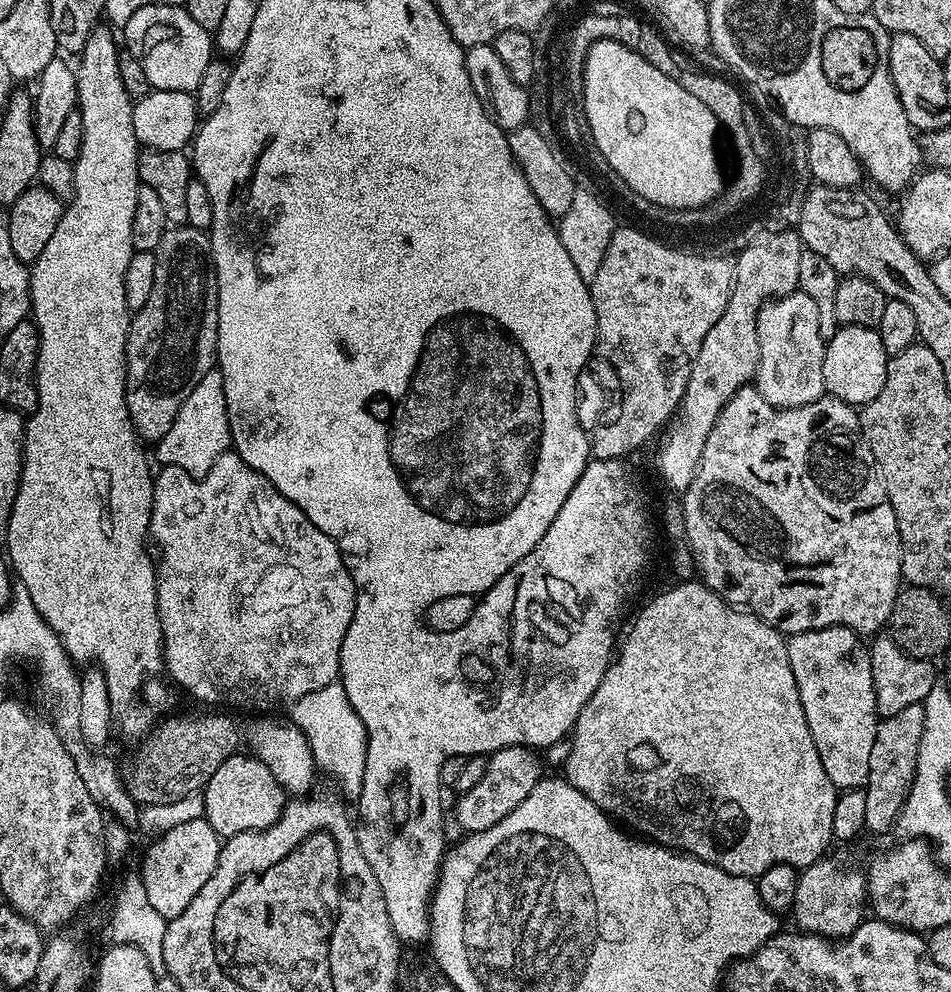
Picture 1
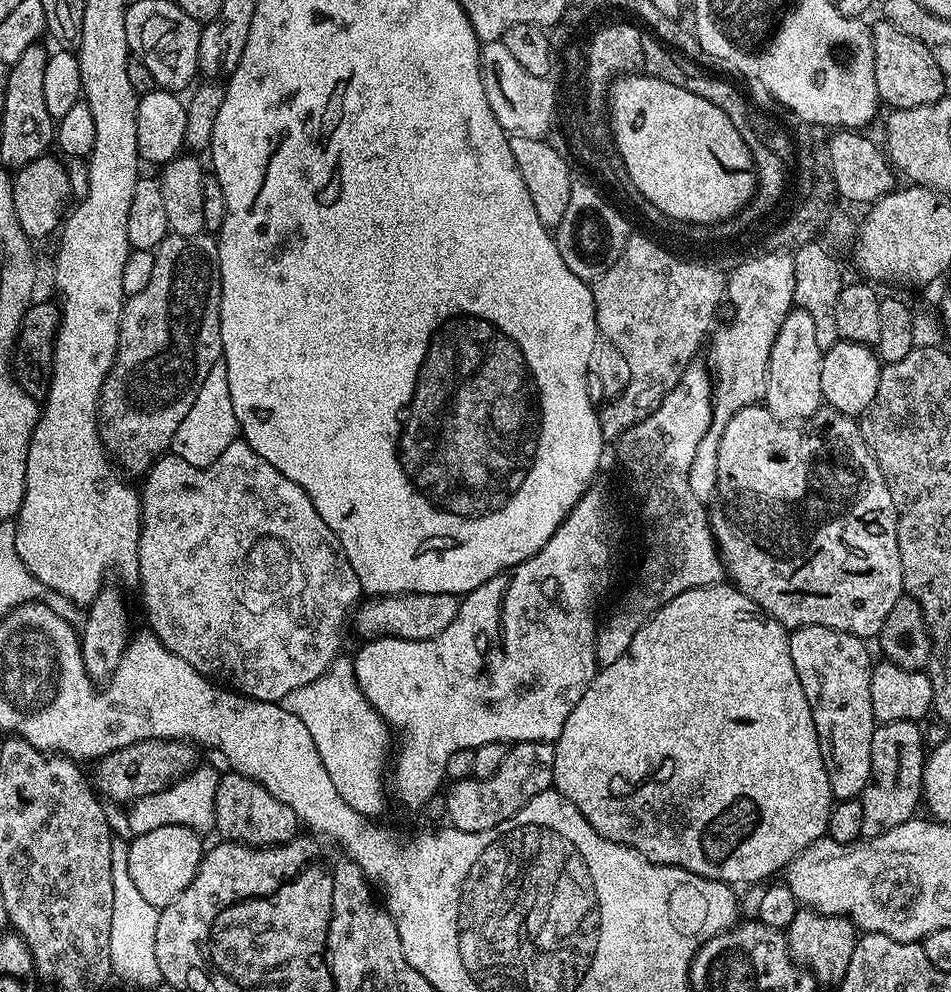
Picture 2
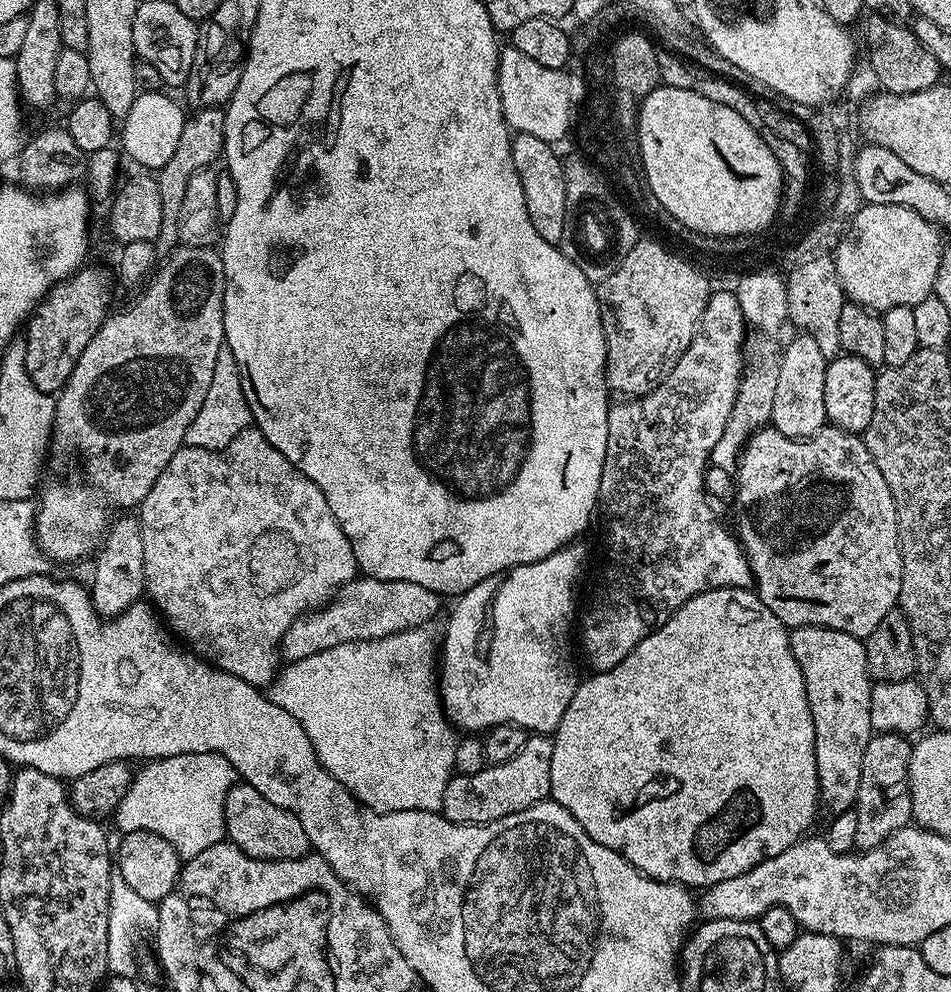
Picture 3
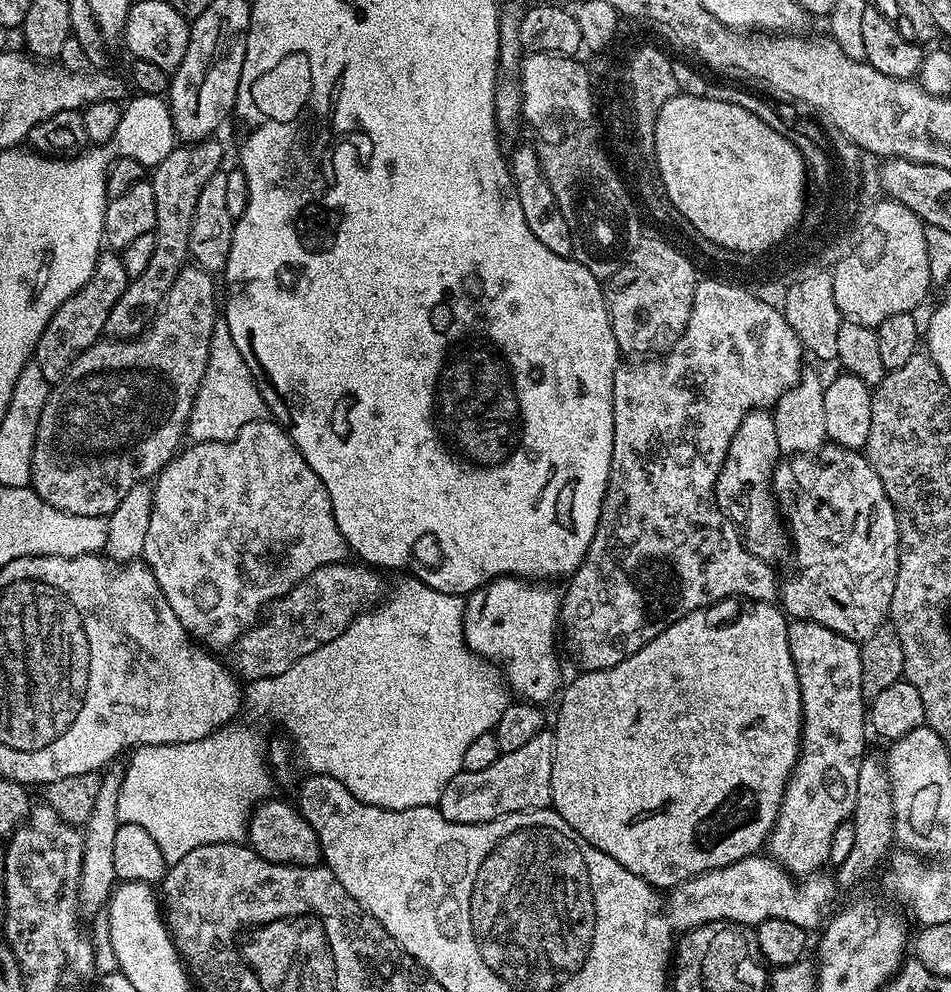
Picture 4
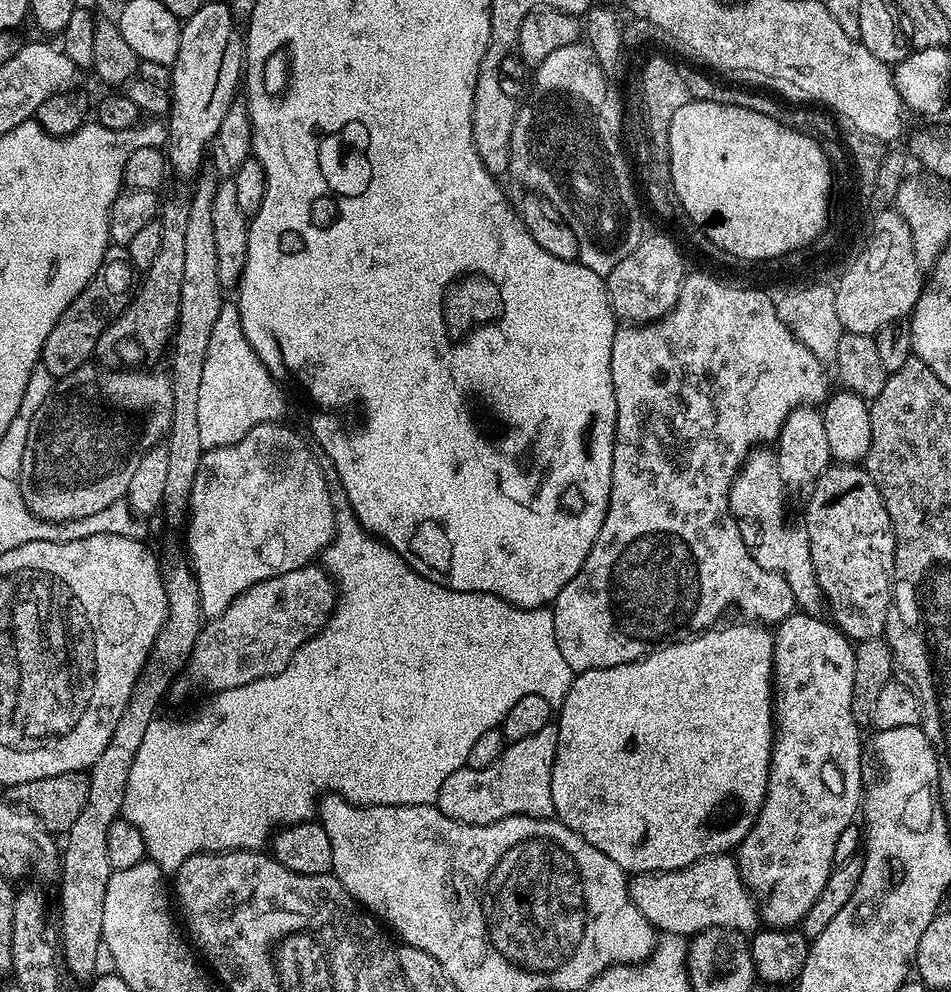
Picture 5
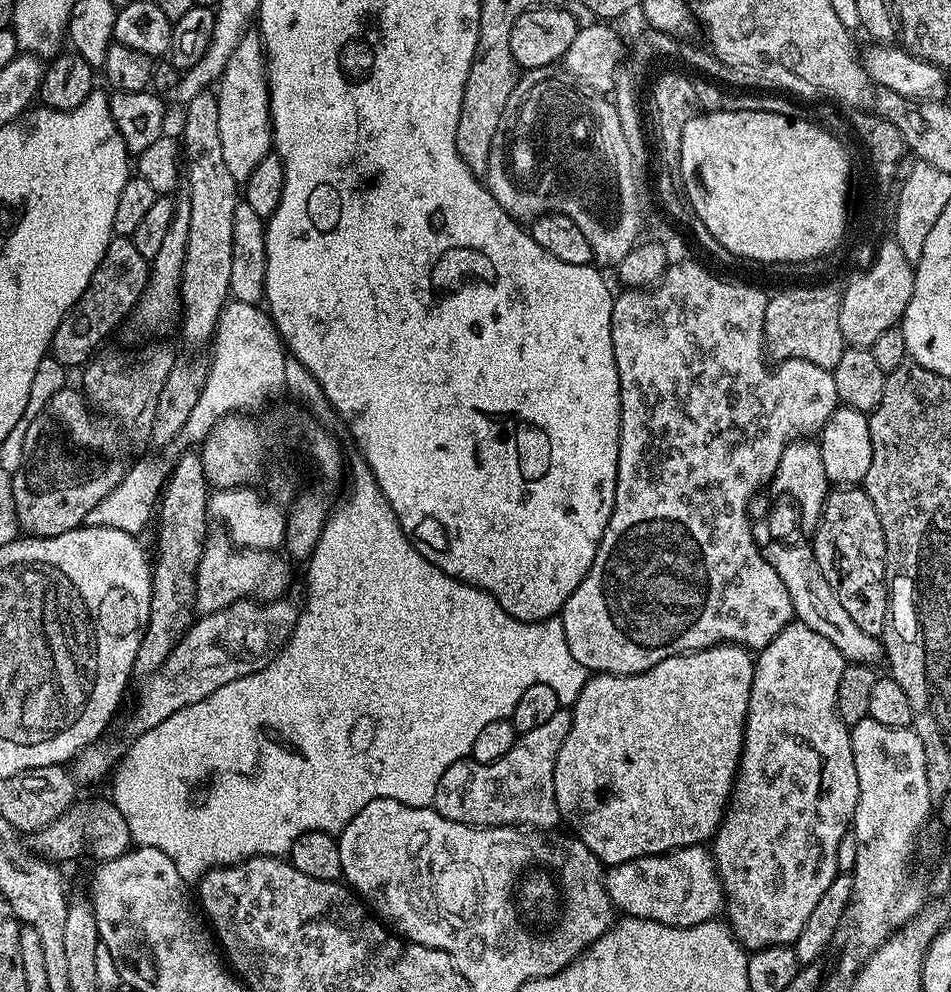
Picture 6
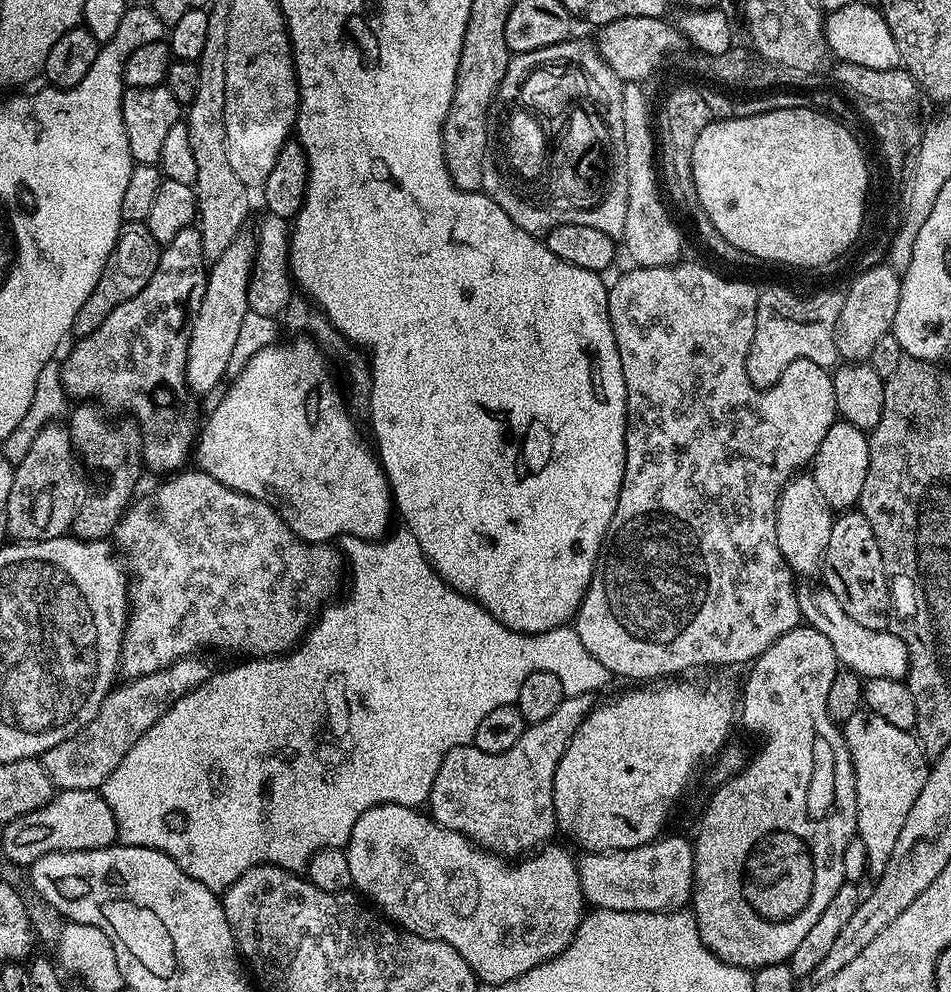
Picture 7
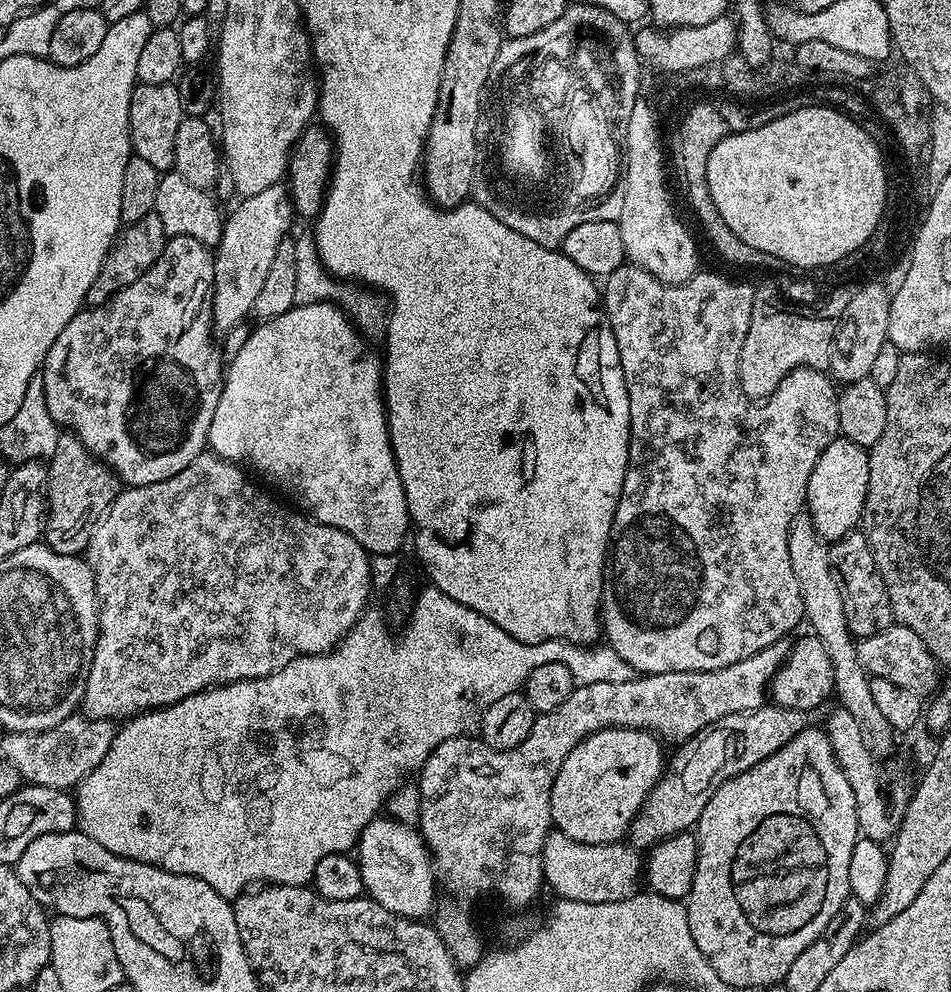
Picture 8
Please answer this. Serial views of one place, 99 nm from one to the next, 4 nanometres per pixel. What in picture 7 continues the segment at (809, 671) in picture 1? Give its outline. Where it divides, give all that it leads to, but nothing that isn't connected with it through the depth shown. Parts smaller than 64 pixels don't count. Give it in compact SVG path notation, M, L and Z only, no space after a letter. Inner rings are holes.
M807 626L792 628L782 638L768 645L766 651L759 653L751 661L747 669L748 682L742 688L742 703L738 708L738 716L752 732L764 736L764 745L756 757L749 759L744 769L731 776L725 784L715 789L716 793L708 800L704 813L700 816L700 829L694 835L694 851L696 853L696 878L694 891L690 901L691 911L696 918L700 937L704 944L732 965L749 970L757 970L767 965L782 964L791 961L794 950L806 938L806 933L818 922L818 914L830 906L830 898L838 894L840 887L846 883L842 858L846 854L846 846L856 836L856 771L852 769L852 759L844 741L843 731L826 714L826 694L838 671L838 661L834 654L834 646L818 630Z

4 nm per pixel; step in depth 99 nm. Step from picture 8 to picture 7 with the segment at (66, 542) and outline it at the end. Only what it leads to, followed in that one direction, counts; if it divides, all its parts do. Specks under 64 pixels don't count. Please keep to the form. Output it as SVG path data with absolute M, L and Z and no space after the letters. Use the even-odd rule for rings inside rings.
M80 402L75 407L66 416L66 427L75 455L81 461L84 459L90 467L108 472L108 481L77 508L70 532L78 540L108 540L115 533L116 523L124 517L137 495L136 484L142 475L140 441L135 431L123 432L118 425L104 420L105 413L95 403Z

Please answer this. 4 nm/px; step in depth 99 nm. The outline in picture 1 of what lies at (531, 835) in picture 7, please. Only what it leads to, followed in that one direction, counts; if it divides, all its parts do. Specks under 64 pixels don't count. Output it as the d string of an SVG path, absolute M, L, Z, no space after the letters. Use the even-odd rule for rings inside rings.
M522 744L503 748L488 756L486 774L482 774L481 780L455 801L454 815L464 834L490 830L490 826L498 826L506 814L514 814L514 810L518 810L526 794L530 794L542 779L540 760L536 756L539 755L533 749Z

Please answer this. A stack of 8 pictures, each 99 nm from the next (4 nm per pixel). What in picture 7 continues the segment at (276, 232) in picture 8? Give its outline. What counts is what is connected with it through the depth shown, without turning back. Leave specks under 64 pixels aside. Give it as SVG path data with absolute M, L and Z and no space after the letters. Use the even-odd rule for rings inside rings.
M241 234L230 242L230 247L208 268L206 290L202 306L192 323L190 342L186 350L186 378L193 393L212 392L221 387L220 379L229 375L230 354L234 354L234 341L242 318L248 311L248 277L252 275L252 257L256 254L253 237ZM220 384L220 385L219 385Z

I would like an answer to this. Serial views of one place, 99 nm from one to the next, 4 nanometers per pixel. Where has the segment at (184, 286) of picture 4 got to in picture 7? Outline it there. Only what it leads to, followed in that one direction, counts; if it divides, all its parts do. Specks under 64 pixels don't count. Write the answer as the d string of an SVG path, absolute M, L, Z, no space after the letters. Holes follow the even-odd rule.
M63 423L46 425L34 442L30 442L26 458L15 465L10 498L6 498L5 533L13 541L49 540L65 535L71 529L72 519L82 503L80 476L76 473L75 463L72 439Z

